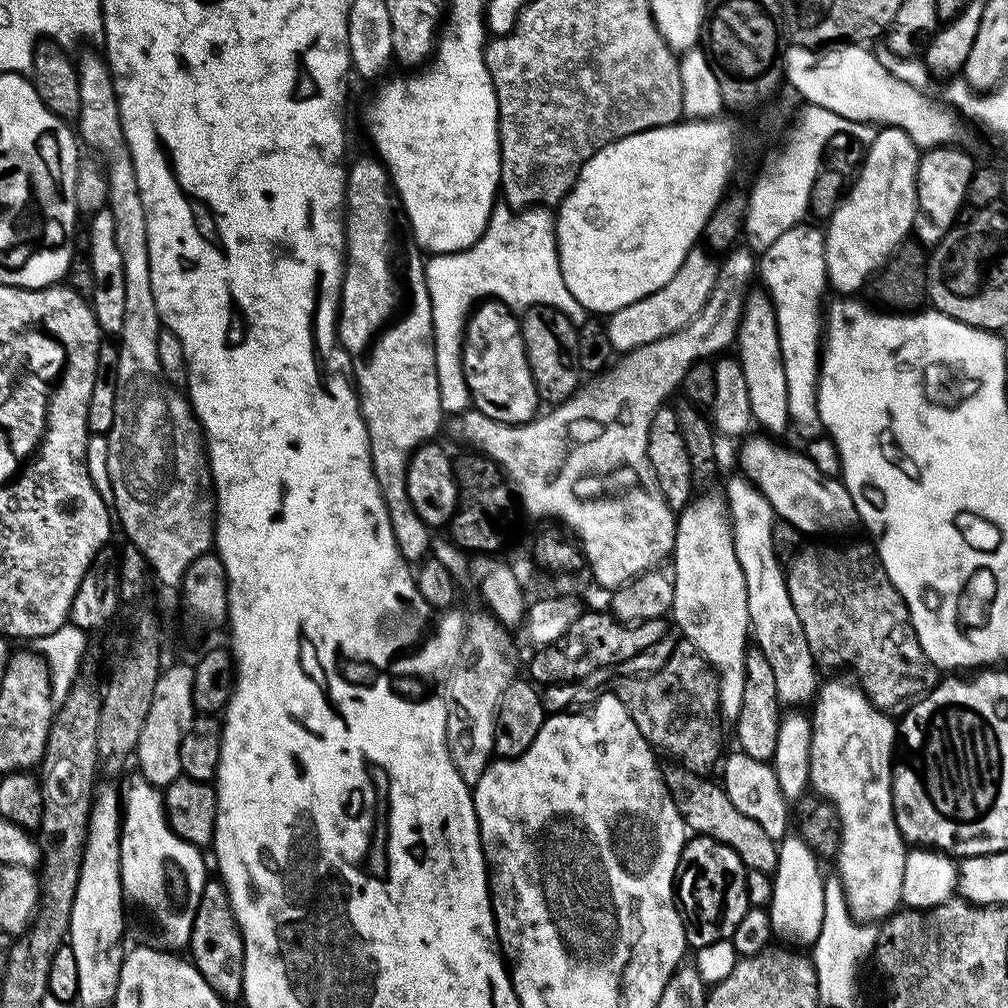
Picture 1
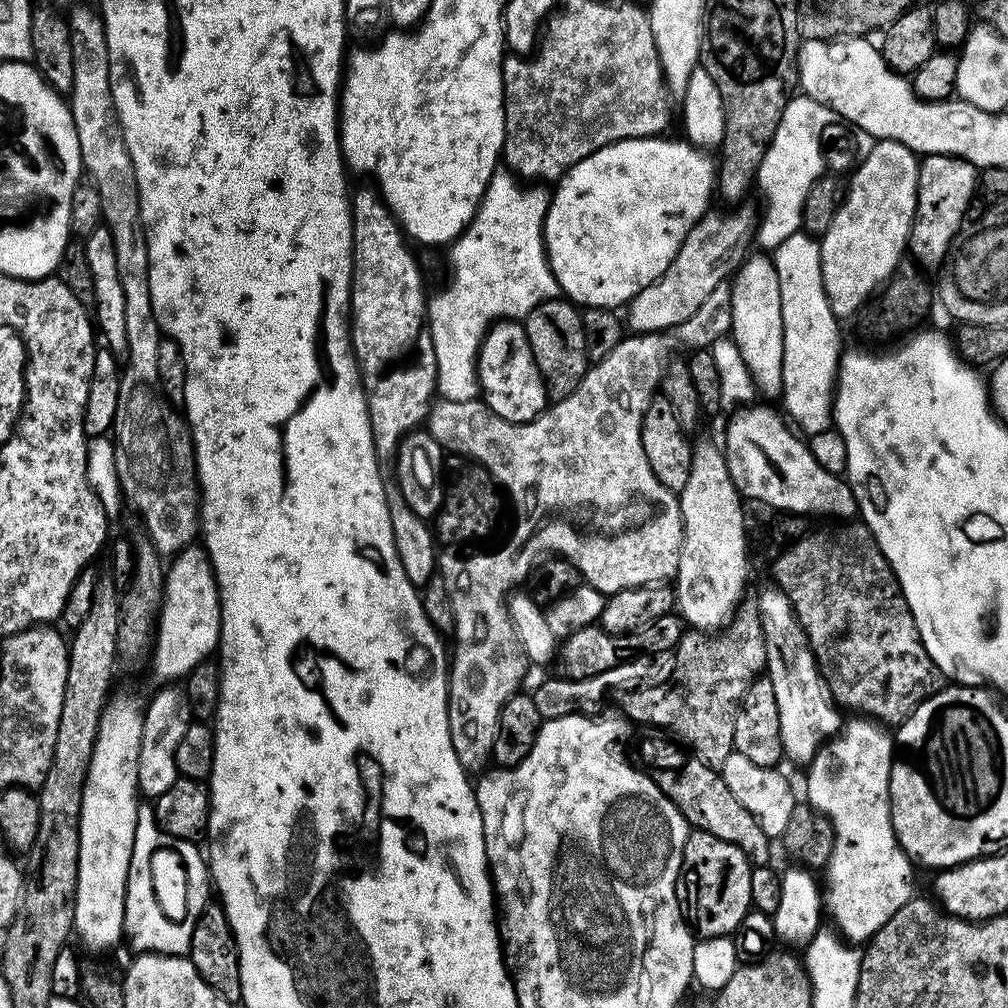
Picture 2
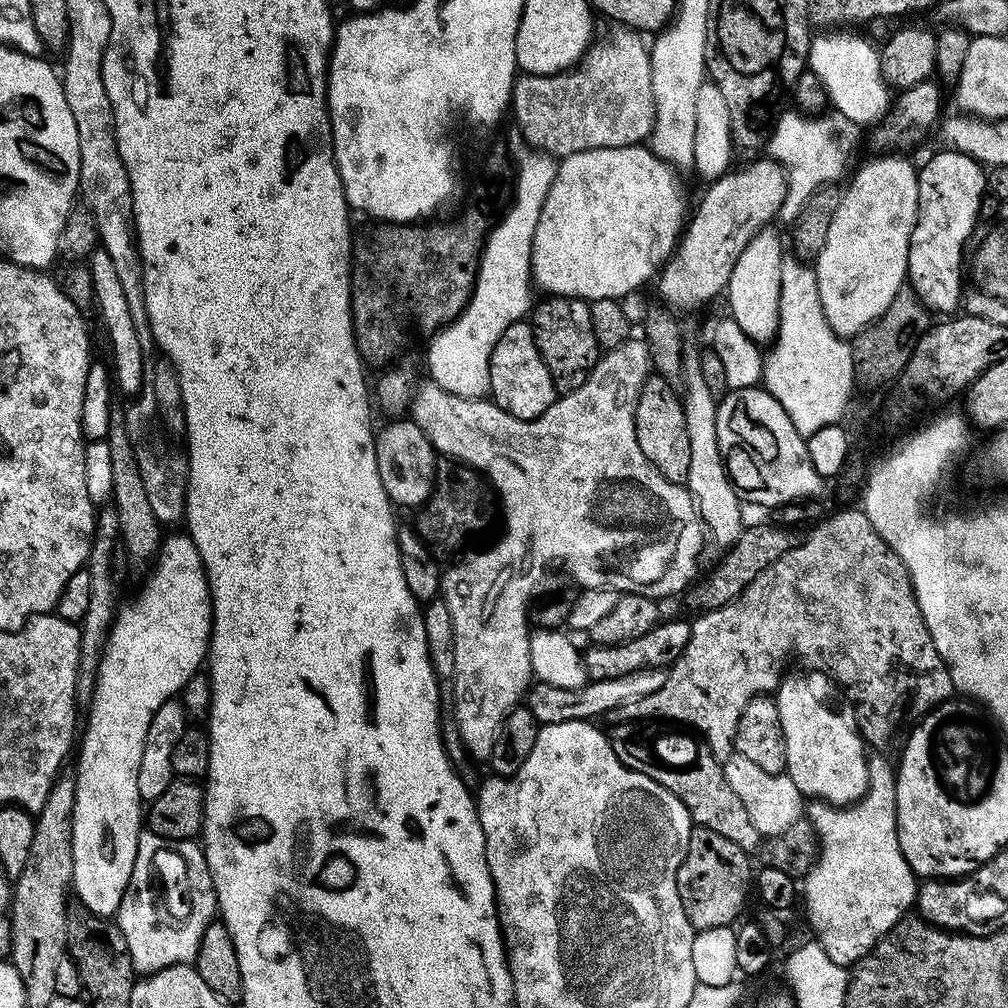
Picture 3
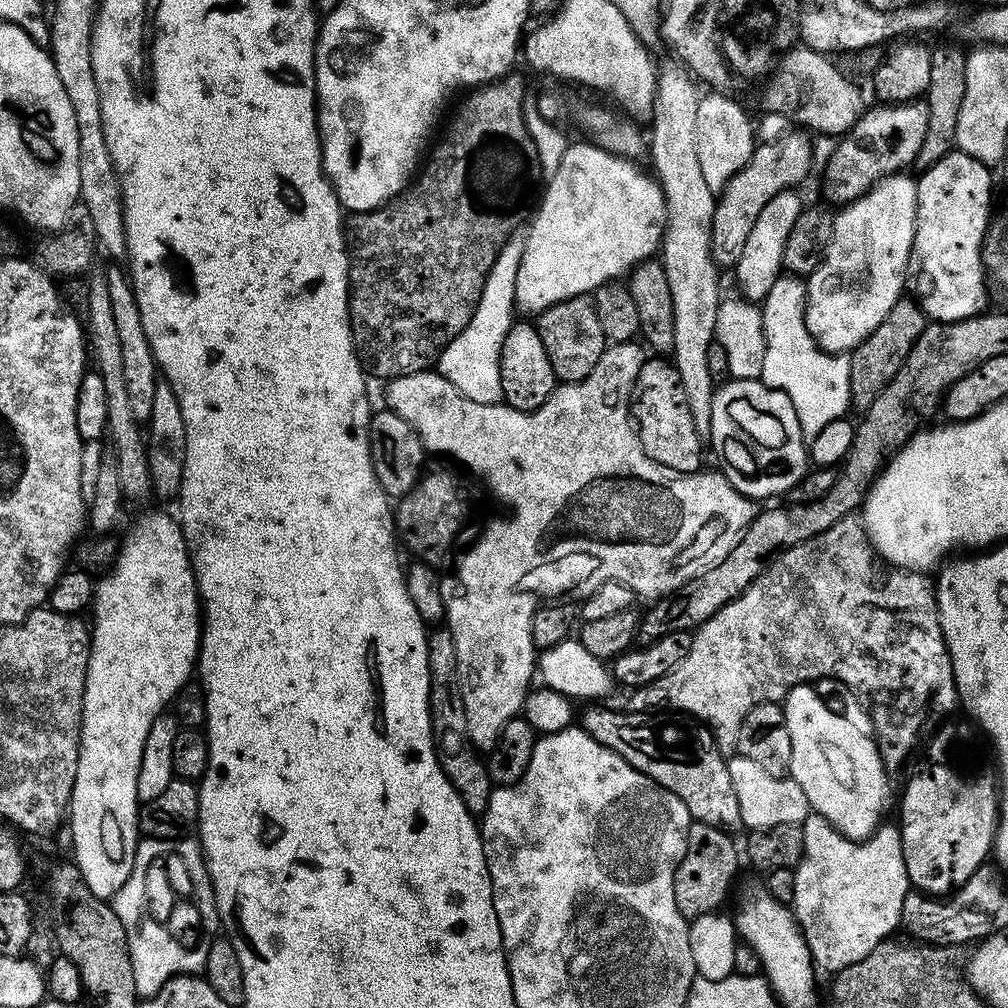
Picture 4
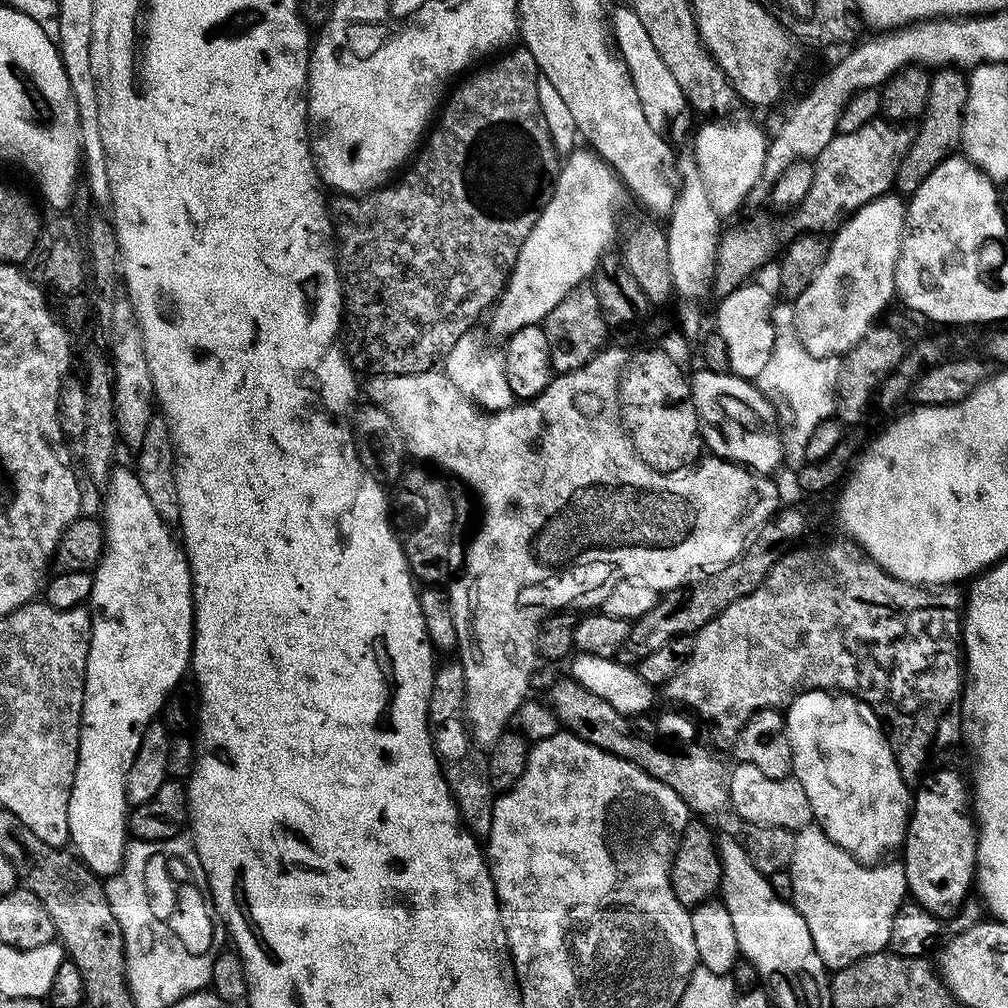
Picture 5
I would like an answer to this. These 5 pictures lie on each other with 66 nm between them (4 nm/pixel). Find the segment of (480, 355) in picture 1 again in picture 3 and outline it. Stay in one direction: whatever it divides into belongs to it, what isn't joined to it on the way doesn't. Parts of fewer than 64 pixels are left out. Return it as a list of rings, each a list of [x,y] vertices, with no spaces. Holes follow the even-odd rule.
[[[527,319],[506,326],[502,338],[490,354],[490,399],[502,410],[519,420],[537,420],[557,400],[558,393],[542,354],[534,342],[532,325]]]

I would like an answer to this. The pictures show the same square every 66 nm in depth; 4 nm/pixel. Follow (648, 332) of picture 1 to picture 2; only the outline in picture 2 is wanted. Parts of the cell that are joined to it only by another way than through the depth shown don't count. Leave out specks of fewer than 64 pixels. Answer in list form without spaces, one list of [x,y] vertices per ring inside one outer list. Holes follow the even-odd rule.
[[[748,208],[742,209],[741,212],[715,212],[715,210],[705,212],[701,220],[690,230],[690,234],[686,234],[674,262],[670,262],[666,271],[650,286],[642,289],[627,305],[627,327],[633,333],[639,334],[672,330],[682,322],[686,322],[686,318],[690,318],[698,310],[698,306],[706,302],[710,290],[714,290],[714,286],[725,283],[733,275],[734,270],[744,263],[750,252],[748,243],[751,245],[754,240],[754,229],[757,223],[757,217],[755,215],[752,217],[752,212]]]

